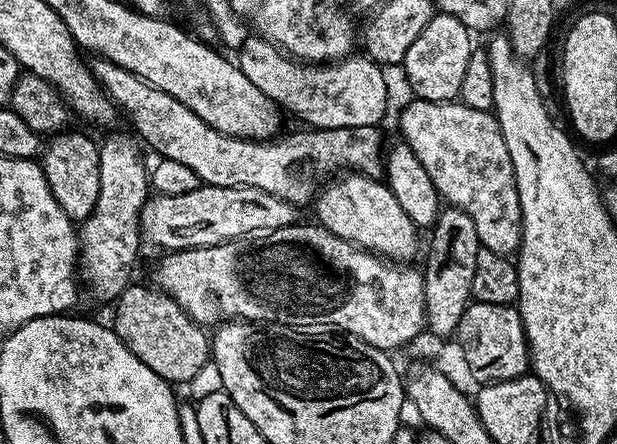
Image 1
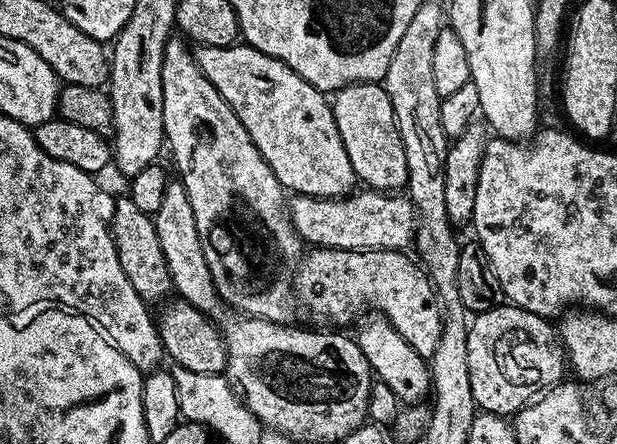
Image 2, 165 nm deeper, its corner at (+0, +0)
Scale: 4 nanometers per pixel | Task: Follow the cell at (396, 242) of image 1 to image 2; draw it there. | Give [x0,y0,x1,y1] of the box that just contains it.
[194,42,358,200]

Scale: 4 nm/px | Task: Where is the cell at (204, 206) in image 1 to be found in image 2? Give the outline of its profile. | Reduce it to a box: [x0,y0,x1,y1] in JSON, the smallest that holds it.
[287,190,418,252]

